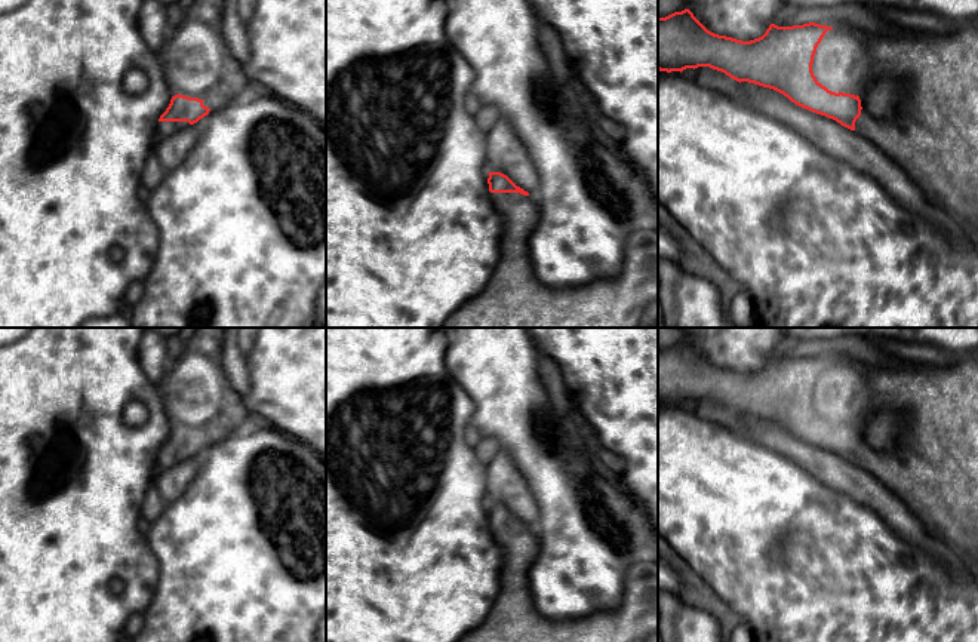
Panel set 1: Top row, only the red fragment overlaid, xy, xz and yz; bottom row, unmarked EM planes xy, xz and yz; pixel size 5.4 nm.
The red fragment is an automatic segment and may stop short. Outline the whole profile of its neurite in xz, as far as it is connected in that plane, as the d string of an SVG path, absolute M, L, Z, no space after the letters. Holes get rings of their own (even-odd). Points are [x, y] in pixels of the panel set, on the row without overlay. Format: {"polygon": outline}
{"polygon": "M489 504L488 516L492 537L502 549L499 593L488 617L458 642L646 642L658 633L658 557L637 557L628 566L616 609L550 620L536 609L530 595L529 568L536 556L536 540L529 525L501 504Z"}

